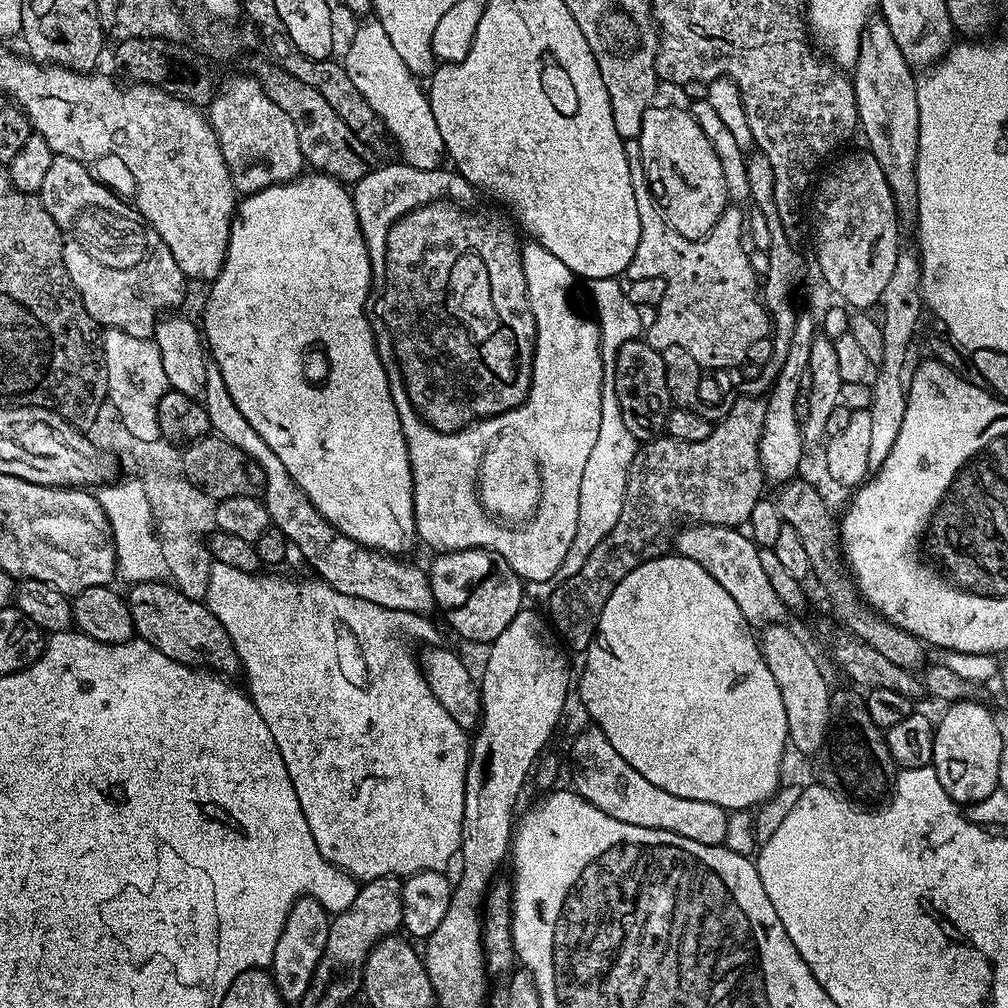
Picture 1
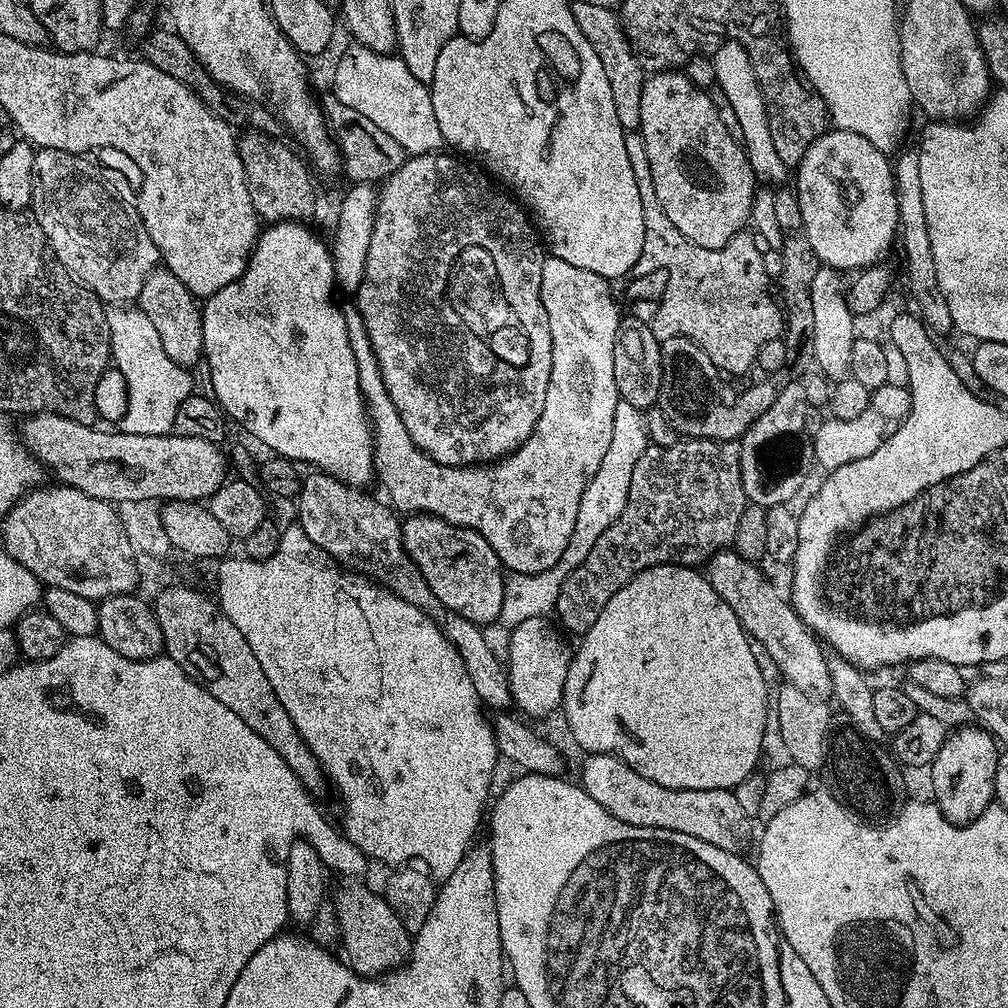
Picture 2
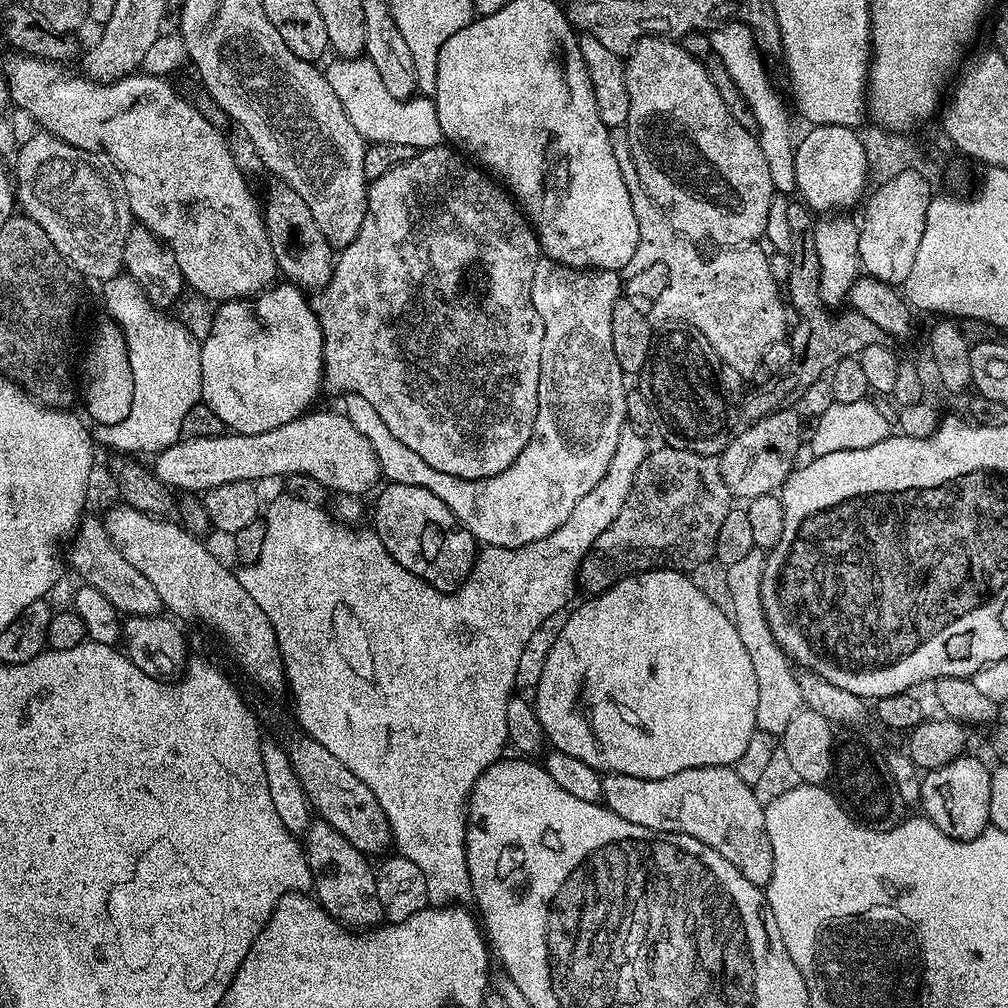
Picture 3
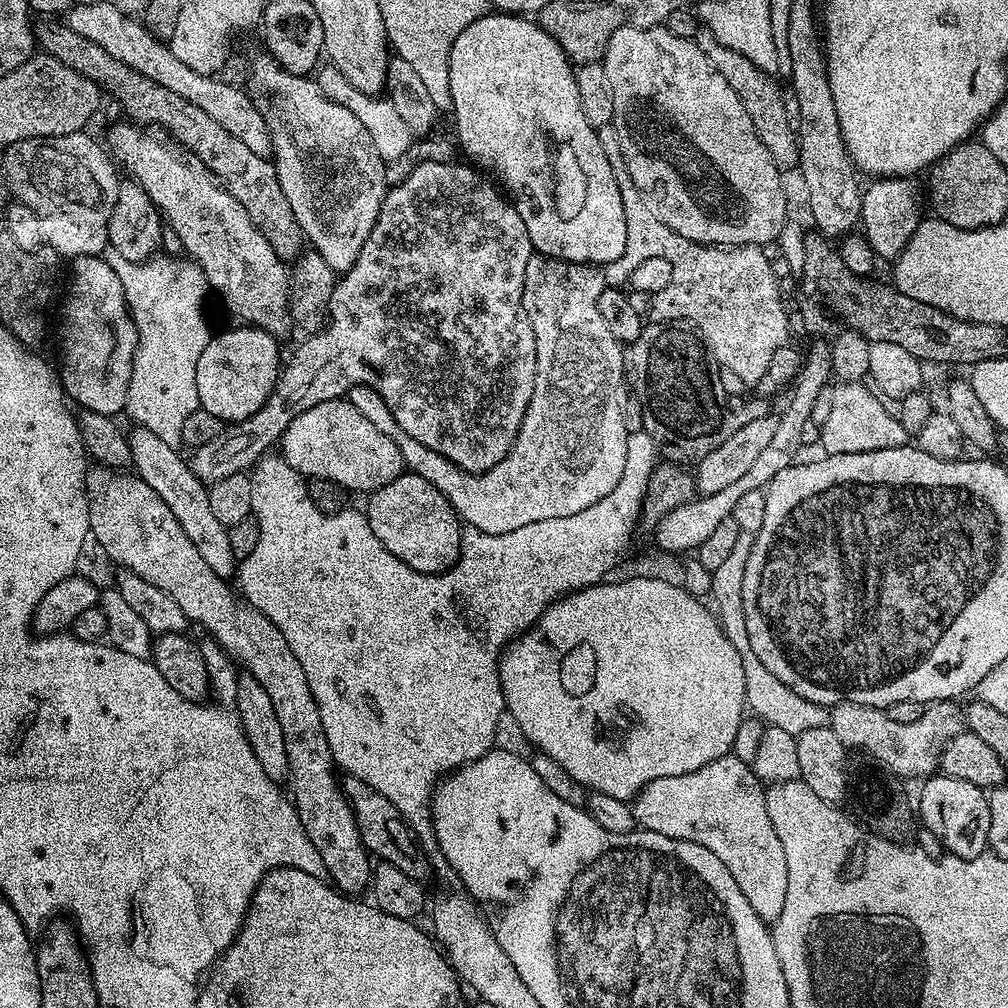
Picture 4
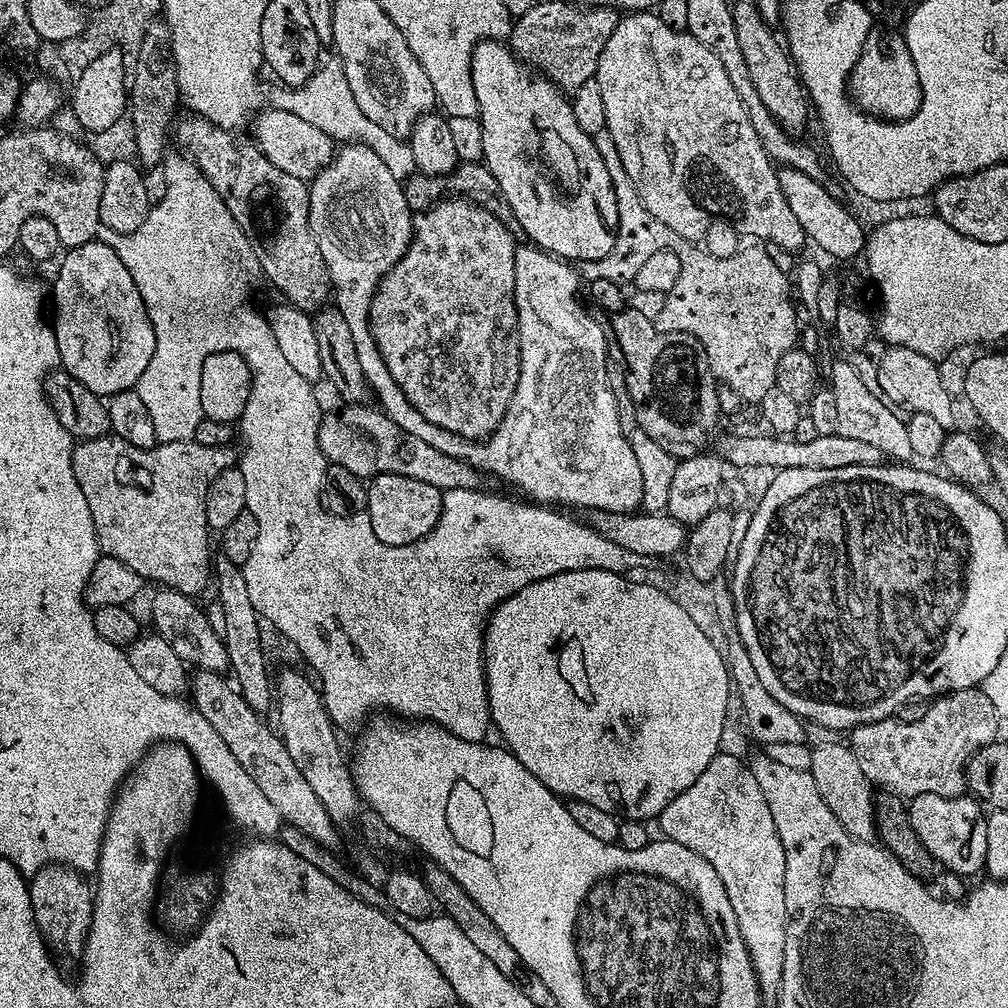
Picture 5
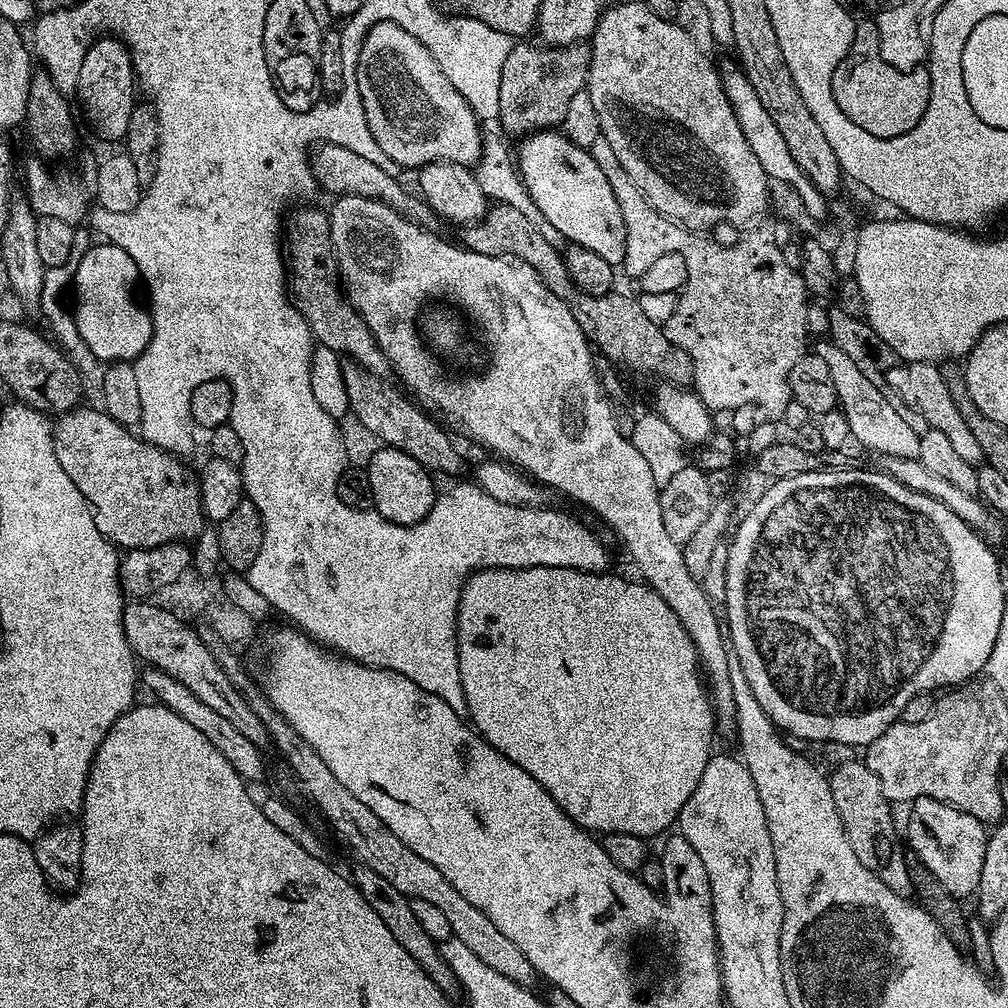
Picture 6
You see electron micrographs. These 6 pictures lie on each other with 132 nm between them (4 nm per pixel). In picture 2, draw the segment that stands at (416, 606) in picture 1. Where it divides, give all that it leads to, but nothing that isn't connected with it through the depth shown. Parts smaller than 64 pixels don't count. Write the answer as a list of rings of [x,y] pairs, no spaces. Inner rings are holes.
[[[312,470],[309,473],[309,476],[307,473],[303,477],[300,494],[295,501],[300,511],[298,523],[306,538],[326,550],[326,554],[333,556],[337,564],[375,580],[377,584],[390,589],[395,596],[400,596],[431,616],[460,652],[466,674],[470,674],[470,682],[481,705],[490,710],[511,709],[512,691],[508,685],[508,674],[501,657],[499,660],[495,650],[488,645],[484,637],[485,629],[454,614],[449,608],[444,608],[442,602],[438,602],[434,590],[426,578],[422,578],[418,566],[406,554],[404,543],[400,541],[401,517],[387,503],[379,504],[374,497],[363,496],[363,491],[335,480],[326,472]]]

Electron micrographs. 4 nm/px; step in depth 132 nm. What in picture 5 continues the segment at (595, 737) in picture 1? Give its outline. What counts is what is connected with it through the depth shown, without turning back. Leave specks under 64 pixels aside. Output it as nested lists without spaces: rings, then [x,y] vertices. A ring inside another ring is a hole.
[[[717,754],[710,766],[698,774],[694,786],[682,790],[682,794],[660,812],[659,824],[665,841],[681,843],[694,854],[702,854],[703,860],[718,872],[718,878],[722,878],[722,886],[726,886],[730,906],[738,918],[738,930],[754,966],[760,995],[765,1001],[775,1001],[780,995],[782,966],[786,958],[786,854],[782,850],[782,838],[778,838],[774,826],[774,814],[770,814],[770,806],[766,806],[766,794],[762,794],[762,786],[758,786],[758,778],[754,778],[751,767],[738,757]]]

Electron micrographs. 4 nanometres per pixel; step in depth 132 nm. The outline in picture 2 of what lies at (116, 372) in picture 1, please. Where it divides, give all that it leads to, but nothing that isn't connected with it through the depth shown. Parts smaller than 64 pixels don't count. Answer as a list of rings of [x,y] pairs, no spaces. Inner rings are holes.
[[[108,306],[104,309],[104,326],[108,330],[108,344],[112,347],[111,363],[126,378],[128,387],[128,409],[124,417],[118,421],[119,431],[126,434],[150,434],[151,436],[167,436],[174,426],[174,414],[178,406],[187,396],[193,395],[192,372],[183,368],[174,358],[162,350],[162,342],[158,338],[158,330],[146,318],[139,306]]]

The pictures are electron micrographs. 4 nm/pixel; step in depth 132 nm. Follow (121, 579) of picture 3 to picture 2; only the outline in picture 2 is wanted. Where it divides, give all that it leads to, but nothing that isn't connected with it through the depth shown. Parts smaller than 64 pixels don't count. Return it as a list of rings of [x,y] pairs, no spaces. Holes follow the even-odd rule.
[[[67,486],[55,487],[33,488],[9,510],[8,517],[2,522],[2,547],[8,551],[10,558],[26,566],[26,570],[38,577],[41,585],[71,590],[73,594],[82,594],[82,598],[87,600],[99,602],[118,594],[135,593],[140,584],[139,572],[117,509],[109,501],[82,494],[82,490]]]

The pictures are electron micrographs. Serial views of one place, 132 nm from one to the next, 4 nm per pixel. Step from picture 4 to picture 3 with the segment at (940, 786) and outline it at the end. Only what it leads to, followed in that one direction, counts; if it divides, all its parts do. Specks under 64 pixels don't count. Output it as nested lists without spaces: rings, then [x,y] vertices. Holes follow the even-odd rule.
[[[971,754],[959,756],[946,766],[934,768],[923,773],[921,784],[920,808],[923,815],[942,834],[955,840],[973,840],[983,834],[990,821],[990,778],[991,771]]]

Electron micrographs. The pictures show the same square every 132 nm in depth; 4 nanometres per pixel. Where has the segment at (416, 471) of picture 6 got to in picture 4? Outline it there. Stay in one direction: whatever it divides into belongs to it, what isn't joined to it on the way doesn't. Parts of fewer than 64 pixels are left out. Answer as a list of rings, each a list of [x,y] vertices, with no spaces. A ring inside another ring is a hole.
[[[405,471],[404,475],[394,478],[394,482],[386,482],[386,486],[371,493],[367,500],[366,515],[374,538],[378,538],[394,558],[406,562],[406,566],[435,576],[437,572],[453,568],[460,559],[462,521],[445,496],[430,486],[426,478]]]

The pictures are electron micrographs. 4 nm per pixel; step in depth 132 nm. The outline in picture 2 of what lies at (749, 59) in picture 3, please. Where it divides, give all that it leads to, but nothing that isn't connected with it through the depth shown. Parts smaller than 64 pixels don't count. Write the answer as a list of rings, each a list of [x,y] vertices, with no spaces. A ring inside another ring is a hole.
[[[736,40],[723,41],[716,52],[711,55],[714,62],[715,85],[720,88],[721,97],[733,116],[734,122],[739,126],[743,149],[755,173],[757,181],[770,184],[780,184],[788,172],[788,166],[778,157],[770,137],[768,116],[765,114],[765,104],[762,102],[761,90],[753,72],[752,63],[745,48]]]

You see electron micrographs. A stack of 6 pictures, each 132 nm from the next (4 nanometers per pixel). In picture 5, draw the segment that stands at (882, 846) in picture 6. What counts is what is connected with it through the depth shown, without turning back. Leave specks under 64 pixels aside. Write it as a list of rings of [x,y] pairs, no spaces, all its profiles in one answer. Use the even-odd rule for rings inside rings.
[[[841,742],[834,745],[818,745],[812,748],[812,757],[808,771],[814,778],[814,786],[818,786],[818,794],[822,794],[822,802],[830,806],[830,814],[838,818],[838,822],[846,829],[855,840],[872,840],[877,835],[876,830],[876,800],[872,791],[874,785],[871,780],[862,774],[862,766],[858,766],[858,758],[854,758],[851,747]]]

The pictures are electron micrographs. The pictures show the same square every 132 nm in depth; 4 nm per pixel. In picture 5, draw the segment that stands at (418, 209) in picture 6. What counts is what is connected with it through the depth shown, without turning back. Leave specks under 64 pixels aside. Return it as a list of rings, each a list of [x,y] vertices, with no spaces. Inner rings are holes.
[[[266,108],[257,111],[251,121],[251,135],[256,147],[266,154],[266,158],[270,158],[270,162],[274,162],[274,166],[278,166],[278,170],[286,170],[286,174],[294,174],[294,178],[305,182],[315,180],[316,175],[334,159],[332,137],[318,130],[318,126],[307,115],[299,116],[284,108]]]

